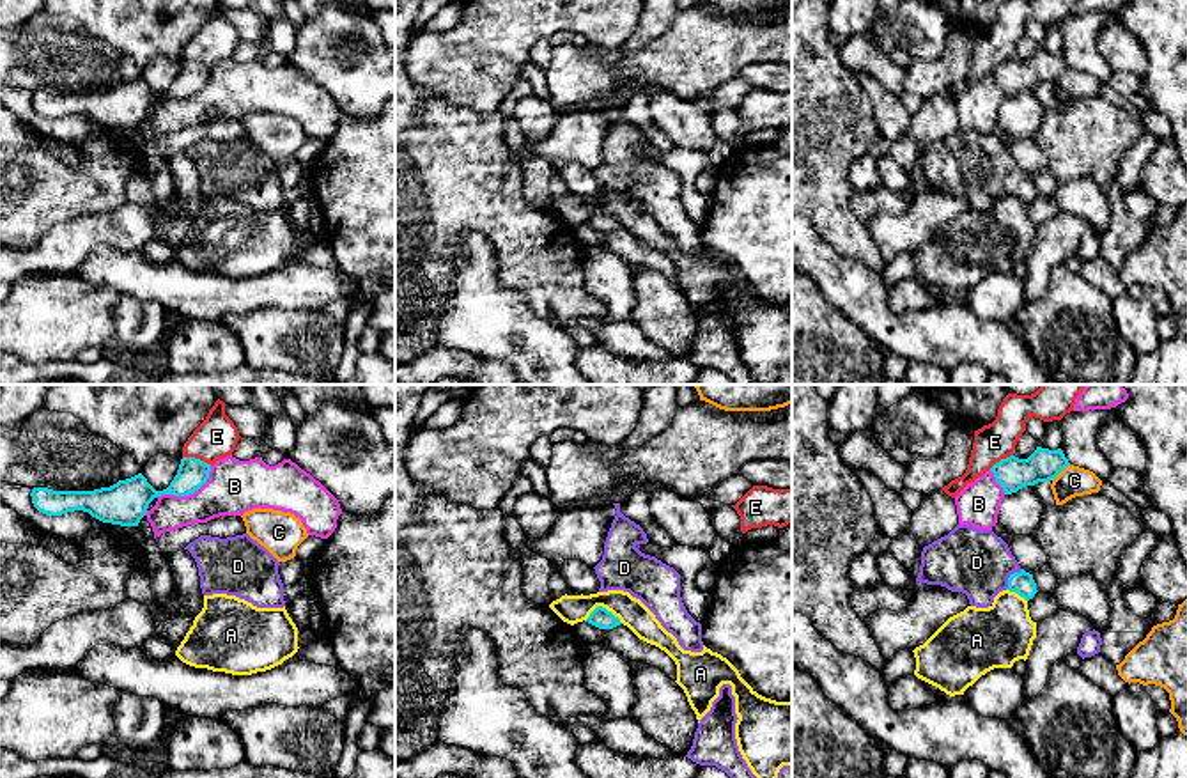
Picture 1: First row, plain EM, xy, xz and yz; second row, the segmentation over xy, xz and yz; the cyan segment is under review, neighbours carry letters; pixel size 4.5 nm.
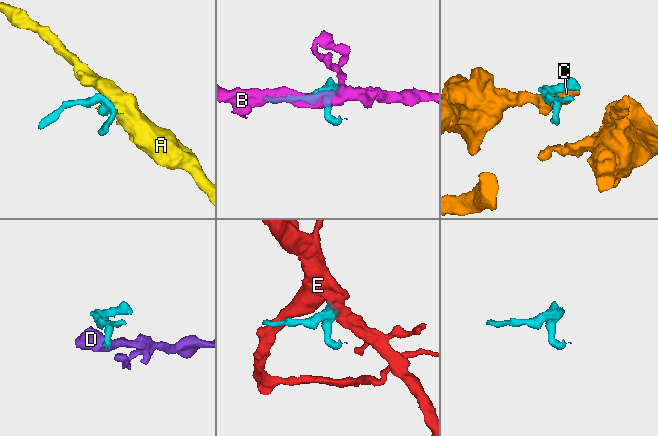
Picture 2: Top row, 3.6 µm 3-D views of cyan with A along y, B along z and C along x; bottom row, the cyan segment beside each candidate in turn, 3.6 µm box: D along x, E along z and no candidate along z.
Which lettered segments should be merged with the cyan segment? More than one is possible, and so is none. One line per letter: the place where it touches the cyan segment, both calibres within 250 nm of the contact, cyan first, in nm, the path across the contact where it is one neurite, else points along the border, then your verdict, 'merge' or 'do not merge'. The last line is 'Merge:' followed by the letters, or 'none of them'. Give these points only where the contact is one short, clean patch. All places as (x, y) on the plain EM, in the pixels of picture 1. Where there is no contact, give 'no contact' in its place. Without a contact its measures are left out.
A: xz (605, 211) | 90/130 nm | along xz (585, 222), (597, 210), (605, 210), (622, 225) | do not merge
B: xy (188, 96) | 160/240 nm | do not merge
C: yz (1060, 75) | 160/140 nm | along yz (1070, 68), (1051, 82) | do not merge
D: yz (1008, 181) | 110/300 nm | across yz (1023, 186), (1008, 181), (1001, 174), (977, 165) | merge
E: xy (197, 62) | 140/190 nm | along xy (183, 59), (193, 59), (211, 68) | do not merge
Merge: D

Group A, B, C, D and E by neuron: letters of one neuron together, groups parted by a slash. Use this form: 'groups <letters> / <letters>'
groups A / B / C / D / E

